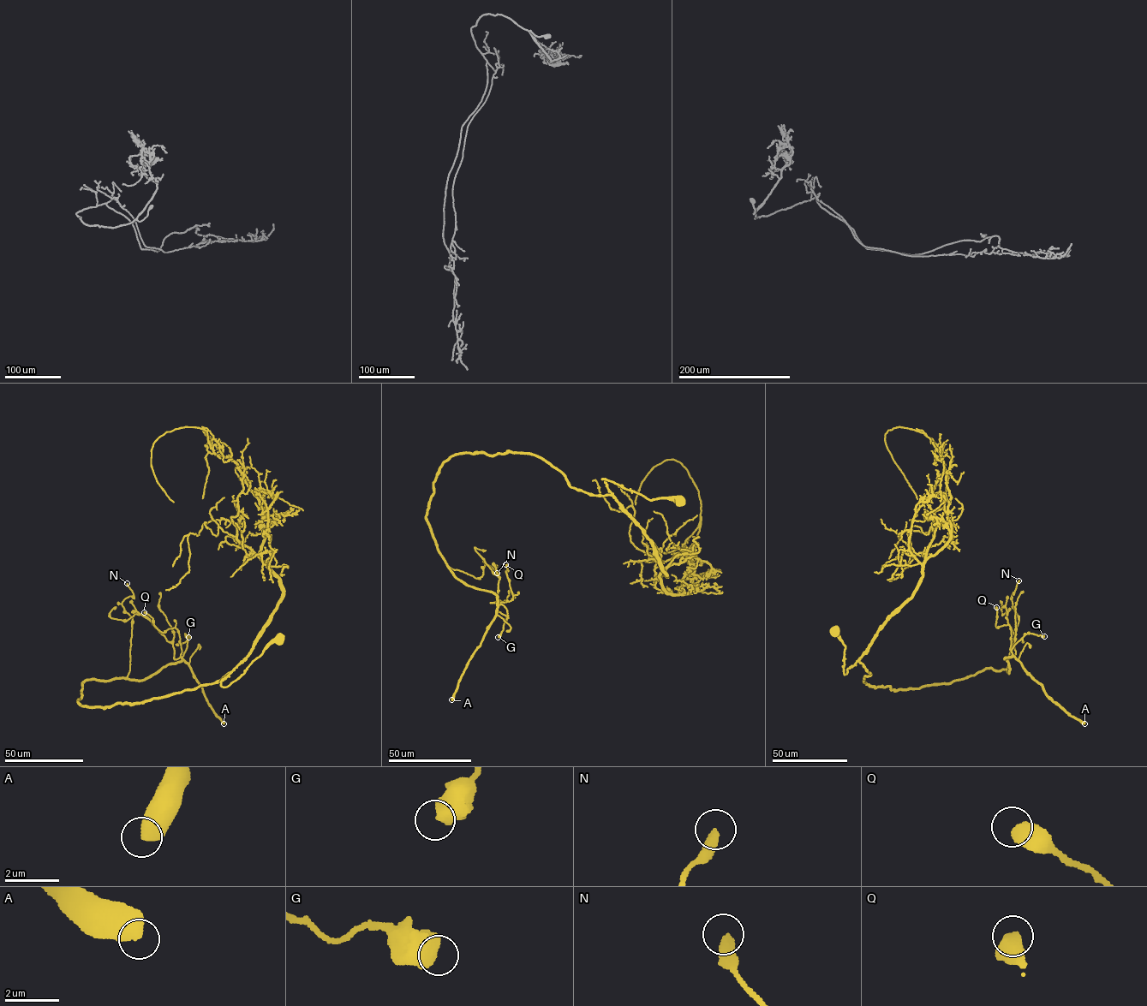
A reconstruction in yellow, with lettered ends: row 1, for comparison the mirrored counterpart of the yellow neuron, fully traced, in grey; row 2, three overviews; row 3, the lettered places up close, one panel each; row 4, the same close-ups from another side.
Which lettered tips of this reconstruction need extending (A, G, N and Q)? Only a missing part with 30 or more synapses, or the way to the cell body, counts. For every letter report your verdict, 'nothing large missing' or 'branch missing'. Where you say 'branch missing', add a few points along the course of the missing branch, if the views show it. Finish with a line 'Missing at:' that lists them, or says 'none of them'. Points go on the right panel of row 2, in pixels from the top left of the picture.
A: branch missing
G: nothing large missing
N: nothing large missing
Q: nothing large missing
Missing at: A

